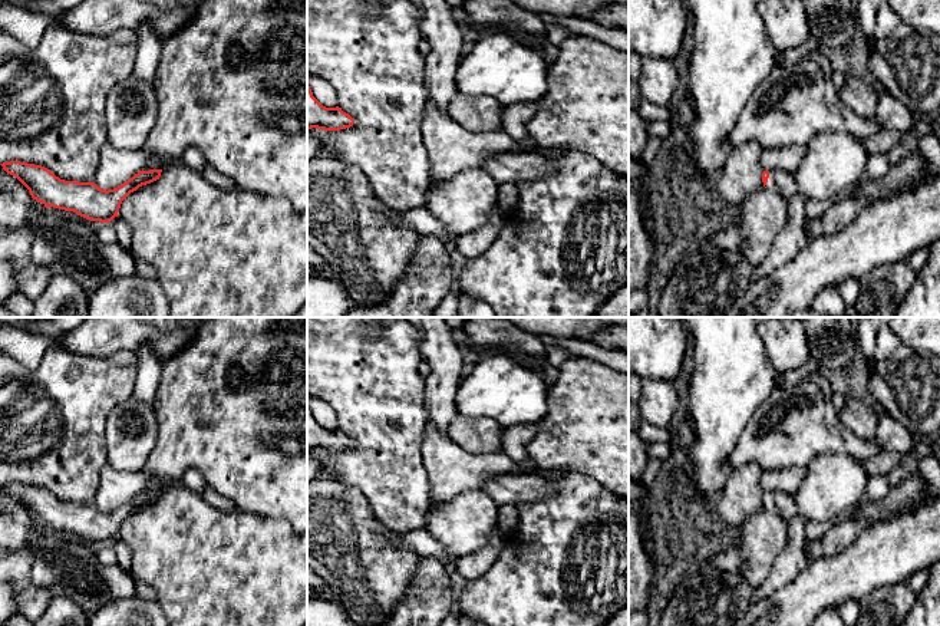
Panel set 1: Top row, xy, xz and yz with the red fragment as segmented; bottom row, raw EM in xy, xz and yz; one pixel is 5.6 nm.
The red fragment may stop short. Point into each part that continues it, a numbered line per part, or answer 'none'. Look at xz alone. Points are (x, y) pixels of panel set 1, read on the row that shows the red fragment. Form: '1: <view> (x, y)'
none

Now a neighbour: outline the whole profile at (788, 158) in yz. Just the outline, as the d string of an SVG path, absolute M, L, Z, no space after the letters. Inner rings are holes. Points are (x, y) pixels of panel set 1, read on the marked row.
M805 145L766 148L762 151L761 167L763 168L763 171L784 169L795 174L805 156Z

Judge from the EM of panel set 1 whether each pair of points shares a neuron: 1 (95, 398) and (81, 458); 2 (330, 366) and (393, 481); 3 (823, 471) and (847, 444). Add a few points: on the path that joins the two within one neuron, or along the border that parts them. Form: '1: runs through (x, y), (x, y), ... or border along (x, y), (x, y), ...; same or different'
1: runs through (83, 412), (81, 444); same
2: runs through (359, 395), (385, 421), (386, 452); same
3: border along (857, 458), (848, 454), (818, 454), (807, 465); different

